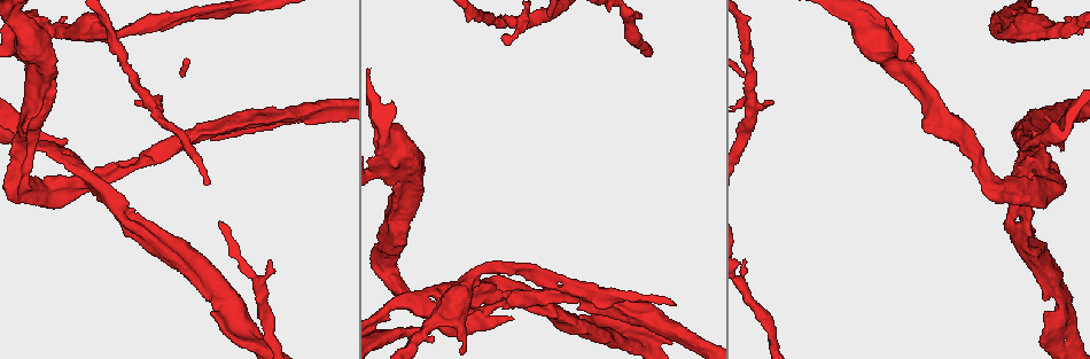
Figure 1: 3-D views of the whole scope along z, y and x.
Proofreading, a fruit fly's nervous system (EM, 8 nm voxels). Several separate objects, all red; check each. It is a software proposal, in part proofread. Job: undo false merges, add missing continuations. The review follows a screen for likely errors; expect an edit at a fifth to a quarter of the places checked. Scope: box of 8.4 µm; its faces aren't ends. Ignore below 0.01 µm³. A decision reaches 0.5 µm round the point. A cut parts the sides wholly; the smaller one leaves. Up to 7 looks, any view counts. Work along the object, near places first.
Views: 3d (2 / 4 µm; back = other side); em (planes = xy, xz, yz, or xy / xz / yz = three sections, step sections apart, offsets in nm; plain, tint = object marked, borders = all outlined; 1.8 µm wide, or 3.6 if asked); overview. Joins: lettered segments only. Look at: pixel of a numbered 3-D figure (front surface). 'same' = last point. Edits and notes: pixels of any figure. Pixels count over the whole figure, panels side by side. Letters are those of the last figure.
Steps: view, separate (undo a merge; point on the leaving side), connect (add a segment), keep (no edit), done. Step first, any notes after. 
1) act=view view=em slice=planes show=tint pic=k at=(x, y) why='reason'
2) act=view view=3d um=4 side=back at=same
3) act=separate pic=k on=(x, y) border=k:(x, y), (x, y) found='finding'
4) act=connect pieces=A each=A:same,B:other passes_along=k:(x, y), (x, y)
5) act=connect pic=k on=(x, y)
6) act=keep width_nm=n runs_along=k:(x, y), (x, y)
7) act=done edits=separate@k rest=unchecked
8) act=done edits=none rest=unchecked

act=view view=em slice=planes show=borders pic=1 at=(592, 320) why='closes a loop'

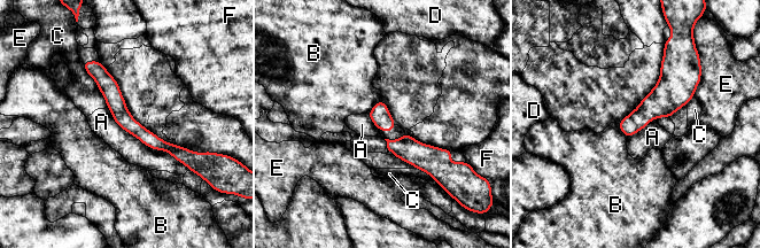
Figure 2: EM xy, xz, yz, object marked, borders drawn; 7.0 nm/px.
act=keep width_nm=130 each=A:other,B:other,C:other,D:other,E:other,F:other runs_along=2:(86, 64), (137, 130), (184, 156) found='all the same cell'

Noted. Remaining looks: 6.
act=view view=em um=3.6 slice=xz step=16 show=borders pic=1 at=(26, 115) why='sharp bend'

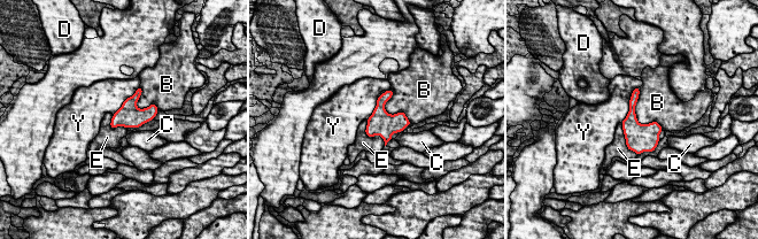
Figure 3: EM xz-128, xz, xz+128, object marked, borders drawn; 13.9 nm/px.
act=view view=em um=3.6 slice=xy step=16 show=borders at=same

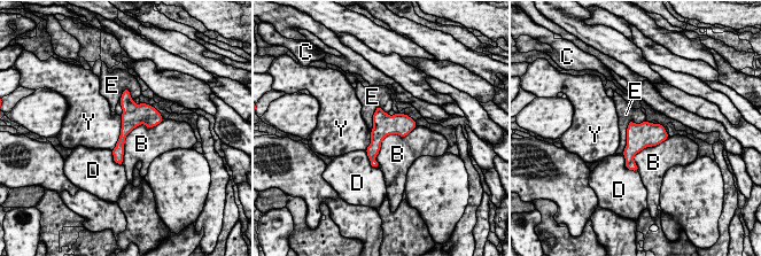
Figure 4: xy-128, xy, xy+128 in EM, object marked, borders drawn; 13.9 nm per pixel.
act=keep each=B:other,C:other,D:other,E:other,Y:other border=4:(122, 116), (121, 134), (111, 149) found='one cell here'

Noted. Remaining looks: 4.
act=view view=em slice=xy step=8 show=tint pic=1 at=(13, 46) why='thick turns thin'

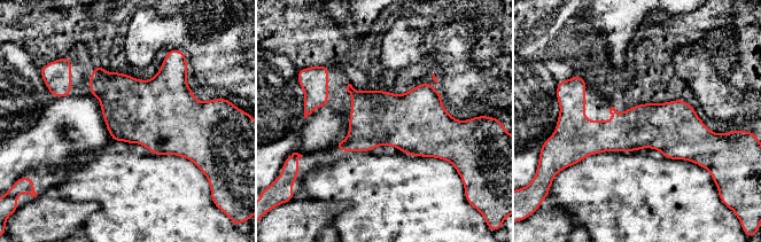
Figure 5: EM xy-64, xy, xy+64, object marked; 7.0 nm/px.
act=view view=em slice=planes show=borders at=same

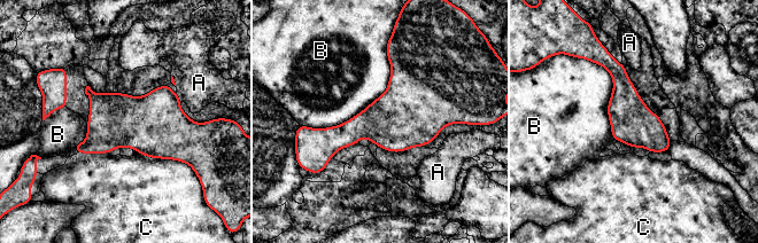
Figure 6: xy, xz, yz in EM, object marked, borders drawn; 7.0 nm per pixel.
act=keep each=A:other,B:other,C:other border=6:(387, 44), (387, 88), (327, 127) found='all the same cell'

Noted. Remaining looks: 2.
act=done edits=none rest=unchecked

